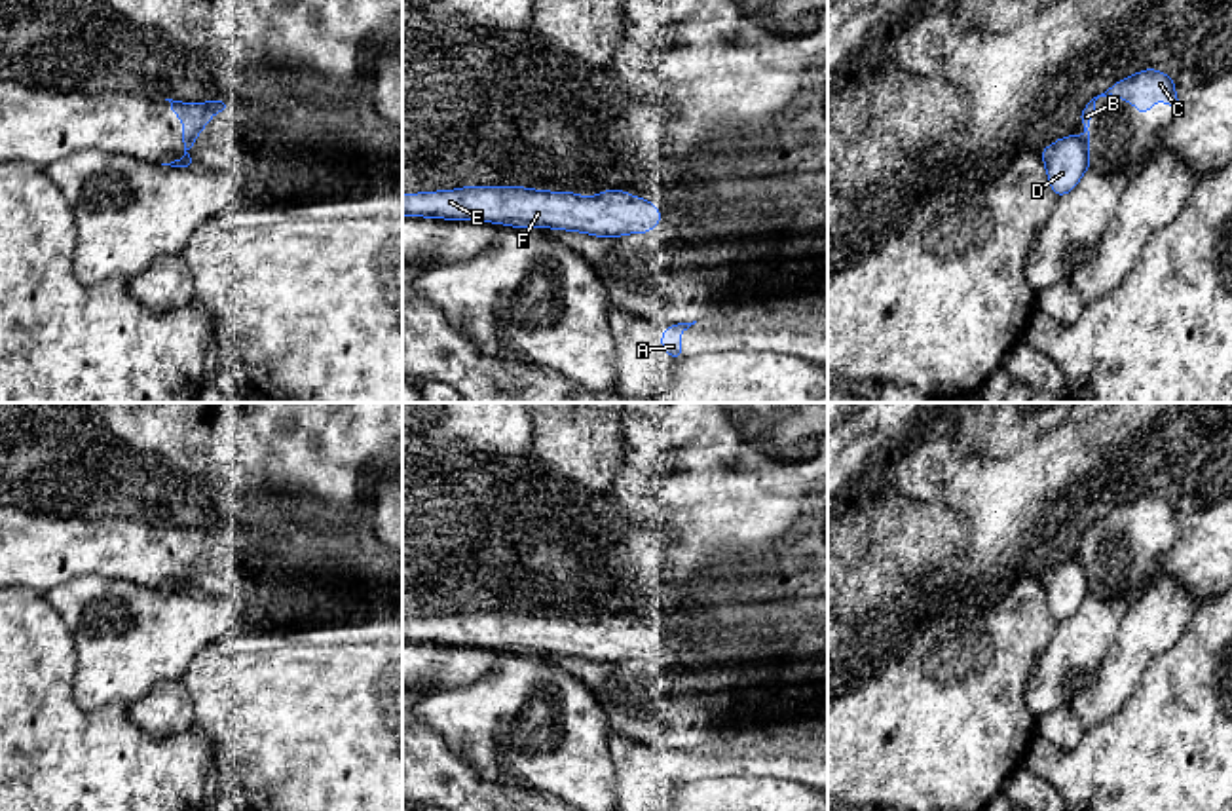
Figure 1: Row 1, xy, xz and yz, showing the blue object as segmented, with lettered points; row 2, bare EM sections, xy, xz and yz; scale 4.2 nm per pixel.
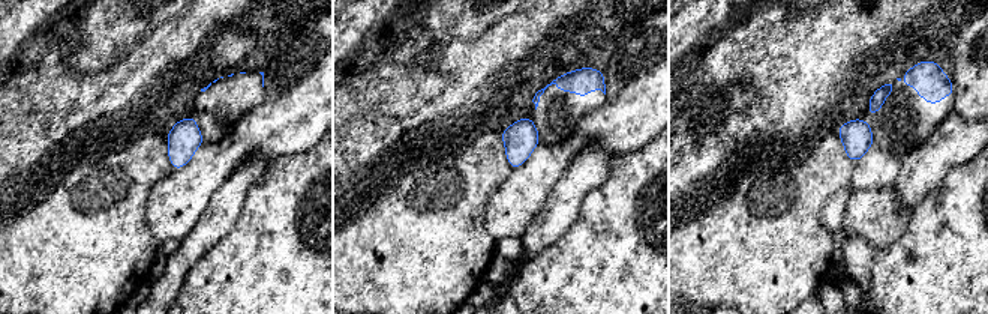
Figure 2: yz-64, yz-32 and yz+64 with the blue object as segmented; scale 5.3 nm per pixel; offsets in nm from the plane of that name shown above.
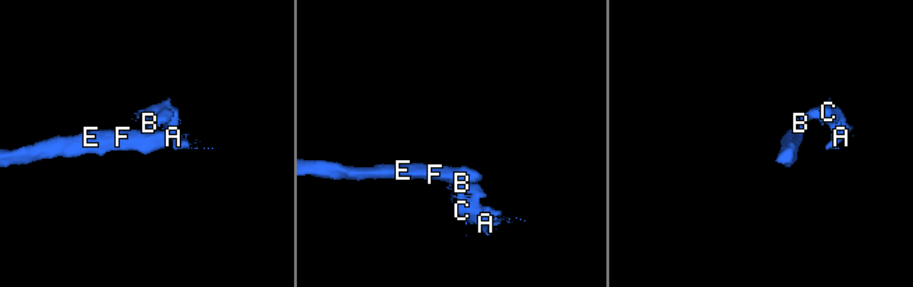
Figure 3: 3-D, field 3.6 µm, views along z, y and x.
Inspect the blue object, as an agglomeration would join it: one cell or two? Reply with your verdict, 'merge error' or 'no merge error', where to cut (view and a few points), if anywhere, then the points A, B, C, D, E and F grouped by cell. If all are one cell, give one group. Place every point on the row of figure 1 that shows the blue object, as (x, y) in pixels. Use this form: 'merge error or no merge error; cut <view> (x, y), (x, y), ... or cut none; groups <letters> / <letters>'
merge error; cut yz (1081, 139), (1088, 160); groups A B C / D E F

